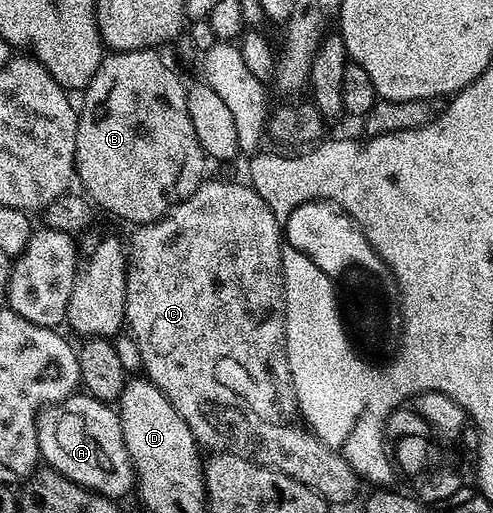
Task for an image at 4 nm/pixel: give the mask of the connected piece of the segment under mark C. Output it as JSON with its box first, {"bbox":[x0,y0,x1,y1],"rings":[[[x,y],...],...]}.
{"bbox":[125,178,287,452],"rings":[[[208,178],[200,183],[198,189],[188,199],[183,199],[180,203],[175,204],[156,223],[142,224],[136,230],[139,232],[132,237],[131,243],[129,239],[125,323],[129,328],[129,333],[135,338],[137,345],[141,349],[141,361],[143,362],[143,371],[146,378],[150,379],[153,385],[157,385],[157,389],[161,389],[161,393],[165,393],[165,397],[169,397],[173,409],[177,409],[177,413],[181,413],[185,425],[189,425],[196,443],[204,448],[215,446],[215,448],[218,448],[220,446],[218,443],[224,439],[225,442],[233,444],[234,450],[238,452],[243,448],[243,441],[245,441],[245,435],[247,435],[245,429],[243,429],[245,421],[243,421],[241,411],[239,411],[241,397],[245,395],[243,399],[249,403],[247,397],[251,397],[253,391],[247,391],[247,389],[249,387],[259,389],[259,377],[263,375],[261,373],[263,363],[257,363],[257,359],[269,359],[271,355],[275,357],[279,351],[287,351],[285,342],[285,300],[283,298],[283,284],[285,282],[283,251],[285,243],[281,238],[280,220],[275,218],[266,199],[262,199],[255,192],[254,187],[246,182],[243,182],[244,184],[226,183],[223,179],[210,179]]]}

